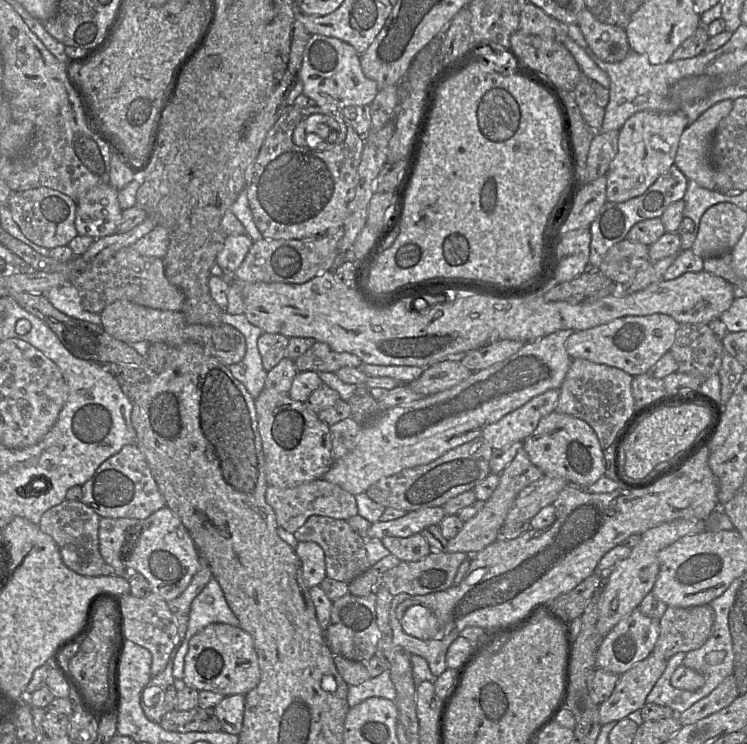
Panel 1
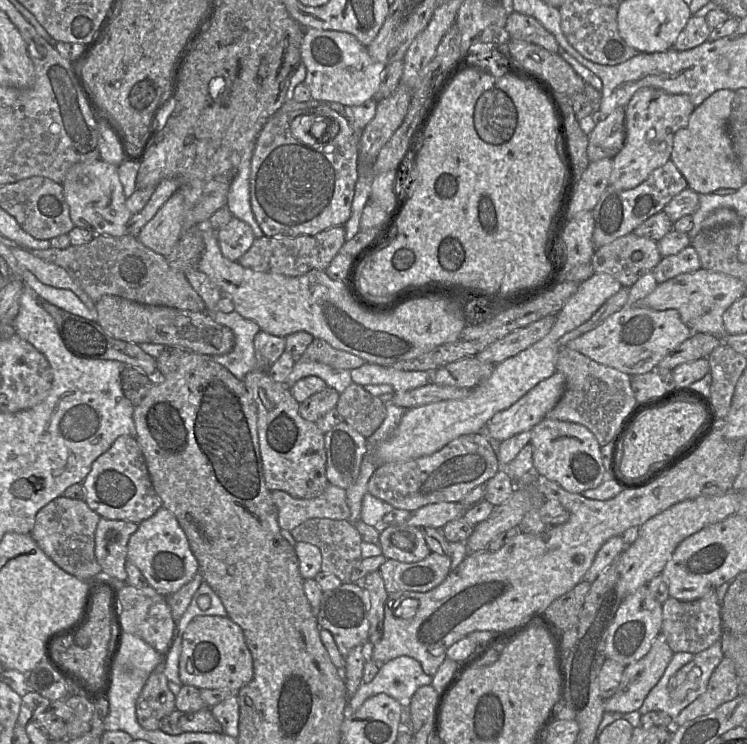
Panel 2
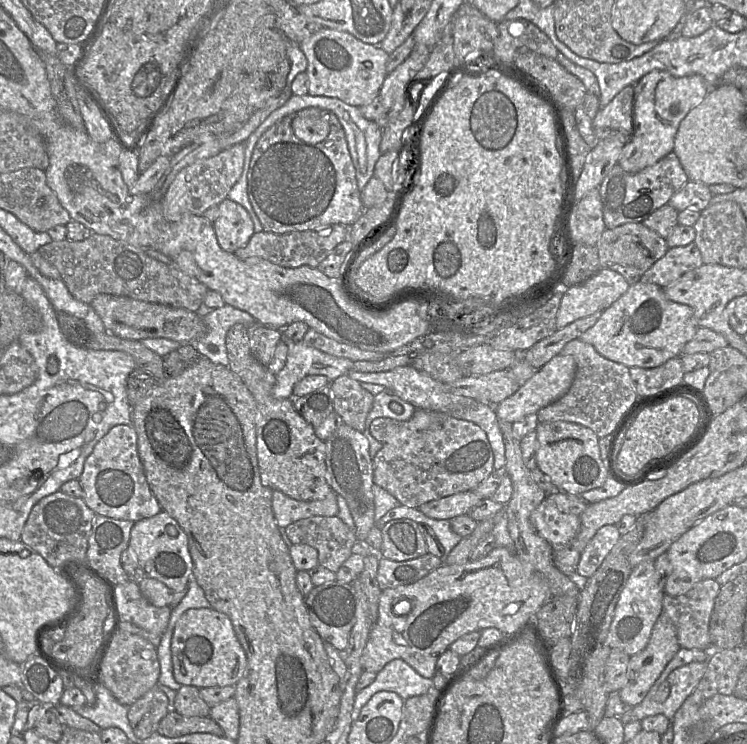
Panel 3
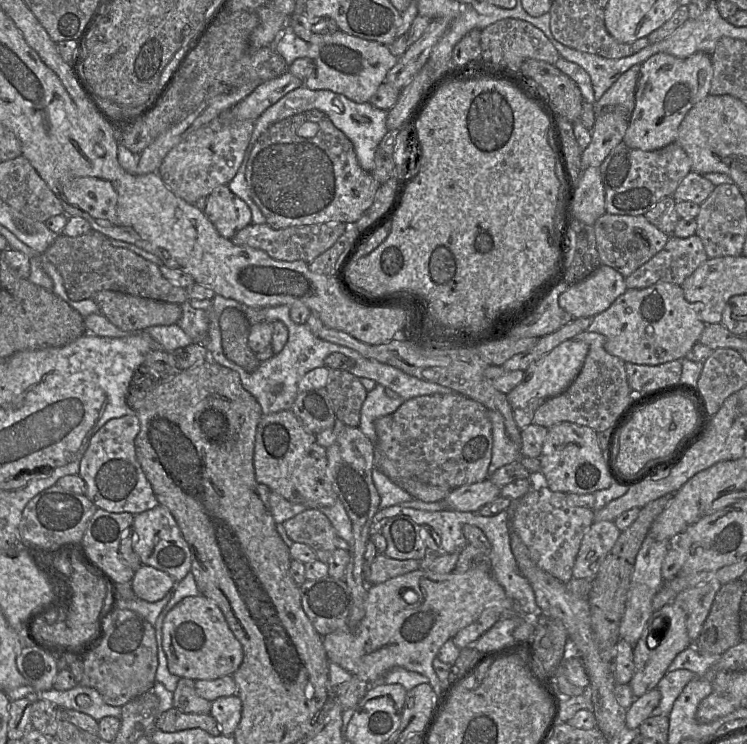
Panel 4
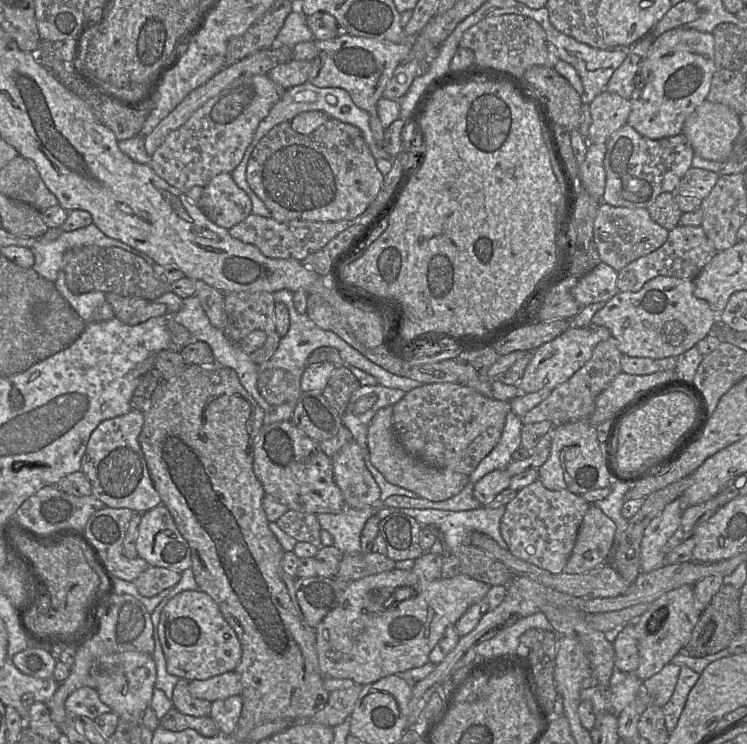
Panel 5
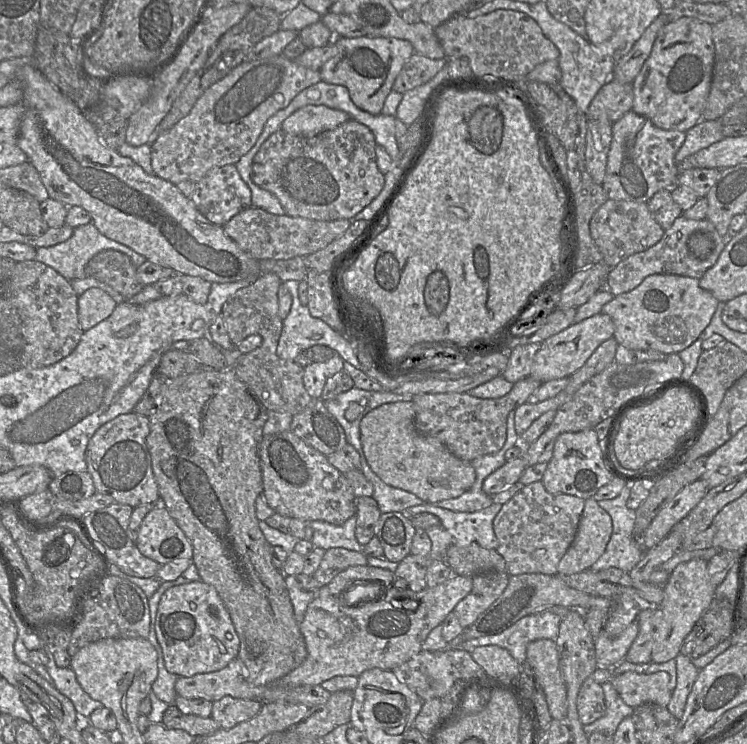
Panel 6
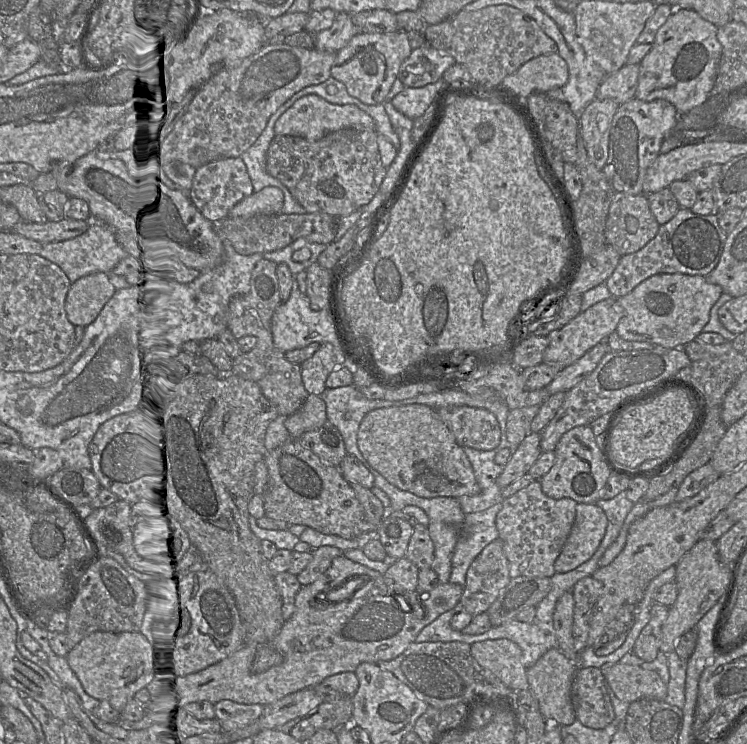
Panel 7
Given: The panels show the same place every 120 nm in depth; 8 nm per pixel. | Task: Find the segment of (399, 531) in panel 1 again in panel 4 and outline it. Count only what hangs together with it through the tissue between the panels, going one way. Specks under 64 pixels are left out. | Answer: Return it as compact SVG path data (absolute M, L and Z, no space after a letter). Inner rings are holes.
M487 478L451 490L444 500L451 510L478 512L482 506L497 498L500 495L500 490L501 488Z

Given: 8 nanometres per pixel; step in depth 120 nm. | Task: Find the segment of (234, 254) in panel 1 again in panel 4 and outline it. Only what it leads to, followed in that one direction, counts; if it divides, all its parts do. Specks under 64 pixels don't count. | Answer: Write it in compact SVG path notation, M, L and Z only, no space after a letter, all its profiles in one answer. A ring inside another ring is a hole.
M228 185L218 186L207 197L204 214L217 232L229 240L252 223L249 207Z

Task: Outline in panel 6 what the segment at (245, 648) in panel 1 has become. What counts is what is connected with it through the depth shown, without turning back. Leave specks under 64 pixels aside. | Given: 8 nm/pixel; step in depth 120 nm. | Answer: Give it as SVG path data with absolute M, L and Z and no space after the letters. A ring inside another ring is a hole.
M202 580L169 588L161 597L155 632L168 672L180 677L210 673L238 658L240 642L216 589Z

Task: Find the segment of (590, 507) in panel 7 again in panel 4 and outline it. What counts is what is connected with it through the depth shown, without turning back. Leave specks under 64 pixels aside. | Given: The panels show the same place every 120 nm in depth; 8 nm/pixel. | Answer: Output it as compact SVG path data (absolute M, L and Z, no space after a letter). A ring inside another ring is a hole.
M614 521L593 522L581 541L572 570L573 577L593 579L620 533Z

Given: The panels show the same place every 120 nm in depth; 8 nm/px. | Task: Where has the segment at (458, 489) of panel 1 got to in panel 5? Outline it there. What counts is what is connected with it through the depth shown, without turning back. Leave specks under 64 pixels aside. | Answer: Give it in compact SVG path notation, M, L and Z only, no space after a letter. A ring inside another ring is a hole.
M432 383L406 392L392 408L394 433L408 454L432 467L469 476L499 442L506 416L511 411L511 402L486 397L475 389L455 383Z

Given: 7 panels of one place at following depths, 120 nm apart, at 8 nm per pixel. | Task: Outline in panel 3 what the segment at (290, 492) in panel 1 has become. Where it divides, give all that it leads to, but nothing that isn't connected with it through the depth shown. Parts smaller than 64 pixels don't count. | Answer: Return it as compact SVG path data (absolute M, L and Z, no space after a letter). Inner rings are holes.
M273 490L273 511L277 525L286 528L298 520L314 516L337 516L337 493L331 491L324 499L299 501L280 490Z

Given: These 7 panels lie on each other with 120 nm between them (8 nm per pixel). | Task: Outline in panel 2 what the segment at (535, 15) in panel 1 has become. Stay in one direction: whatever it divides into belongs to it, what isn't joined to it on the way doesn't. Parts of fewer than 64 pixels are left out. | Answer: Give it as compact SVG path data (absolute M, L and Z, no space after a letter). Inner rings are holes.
M512 12L507 18L506 30L511 40L536 44L553 53L559 51L560 46L554 35L531 16Z

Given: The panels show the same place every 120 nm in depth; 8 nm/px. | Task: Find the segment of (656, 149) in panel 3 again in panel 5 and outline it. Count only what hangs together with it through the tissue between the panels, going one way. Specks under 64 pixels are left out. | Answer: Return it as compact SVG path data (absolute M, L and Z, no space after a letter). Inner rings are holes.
M687 27L666 31L654 39L638 75L627 124L652 140L681 134L686 119L706 100L714 72L712 33Z

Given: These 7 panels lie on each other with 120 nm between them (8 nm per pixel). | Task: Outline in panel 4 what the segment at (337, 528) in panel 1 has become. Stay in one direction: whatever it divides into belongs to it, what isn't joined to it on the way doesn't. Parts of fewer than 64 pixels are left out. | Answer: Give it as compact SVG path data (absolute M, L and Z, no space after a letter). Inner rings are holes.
M306 509L282 524L291 540L307 544L317 559L329 563L339 536L320 509Z

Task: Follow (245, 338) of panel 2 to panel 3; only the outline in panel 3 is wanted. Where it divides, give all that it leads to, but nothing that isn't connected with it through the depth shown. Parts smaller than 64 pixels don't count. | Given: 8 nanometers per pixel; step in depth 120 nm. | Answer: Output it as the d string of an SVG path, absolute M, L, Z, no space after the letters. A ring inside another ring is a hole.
M225 304L221 308L212 310L202 317L206 326L206 334L192 345L205 357L215 364L229 366L226 350L226 334L234 324L254 327L256 320L243 310Z

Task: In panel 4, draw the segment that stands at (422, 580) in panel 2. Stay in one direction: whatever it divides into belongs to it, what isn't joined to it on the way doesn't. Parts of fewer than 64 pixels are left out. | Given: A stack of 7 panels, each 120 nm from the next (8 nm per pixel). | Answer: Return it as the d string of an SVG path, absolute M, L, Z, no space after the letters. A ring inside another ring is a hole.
M378 554L371 562L370 566L366 566L364 560L364 579L367 585L380 584L391 578L415 571L419 568L419 560L397 560L387 557L384 554Z

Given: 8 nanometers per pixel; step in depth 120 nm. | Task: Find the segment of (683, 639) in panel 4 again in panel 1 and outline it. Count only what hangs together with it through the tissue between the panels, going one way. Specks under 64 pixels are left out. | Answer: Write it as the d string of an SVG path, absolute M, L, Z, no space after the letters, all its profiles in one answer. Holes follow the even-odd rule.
M651 654L620 678L610 697L599 705L601 725L620 721L641 710L646 698L667 667L668 660Z

